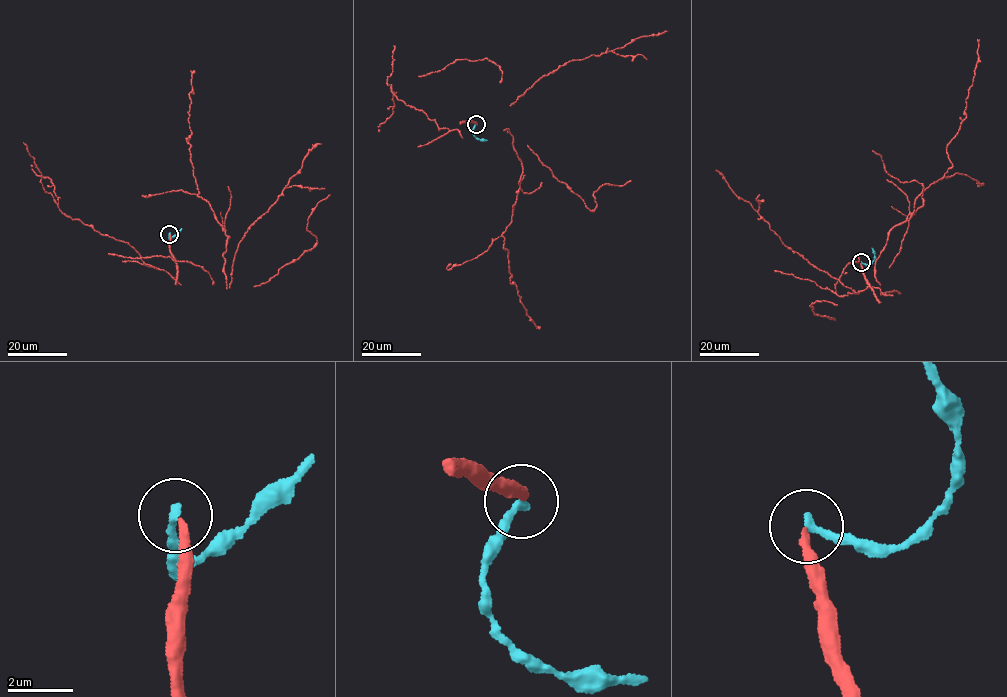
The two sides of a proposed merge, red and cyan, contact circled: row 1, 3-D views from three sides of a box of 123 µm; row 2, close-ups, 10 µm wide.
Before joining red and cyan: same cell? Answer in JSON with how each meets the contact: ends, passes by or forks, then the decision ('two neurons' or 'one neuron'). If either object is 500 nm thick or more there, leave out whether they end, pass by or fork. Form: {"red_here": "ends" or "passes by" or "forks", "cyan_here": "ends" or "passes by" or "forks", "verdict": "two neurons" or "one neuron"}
{"red_here": "ends", "cyan_here": "ends", "verdict": "two neurons"}

